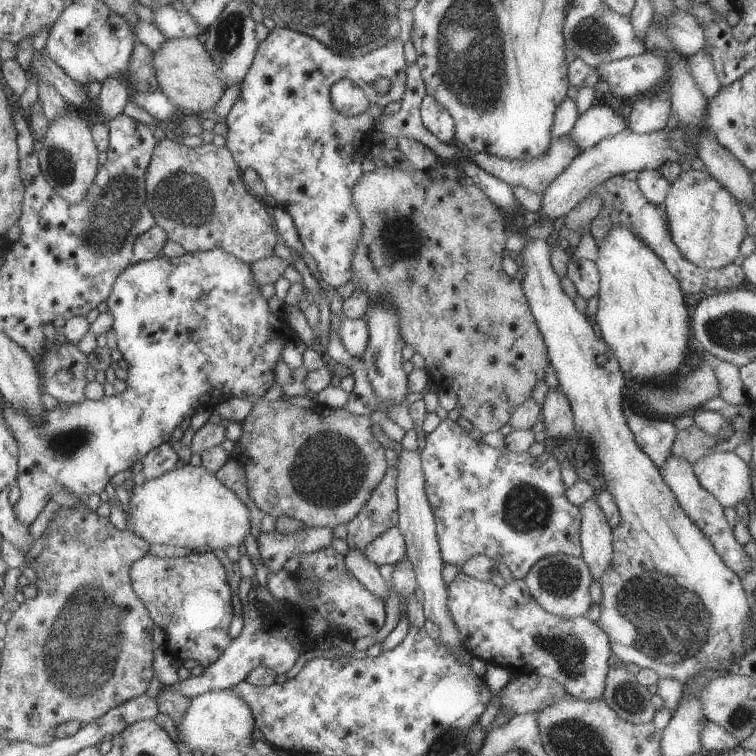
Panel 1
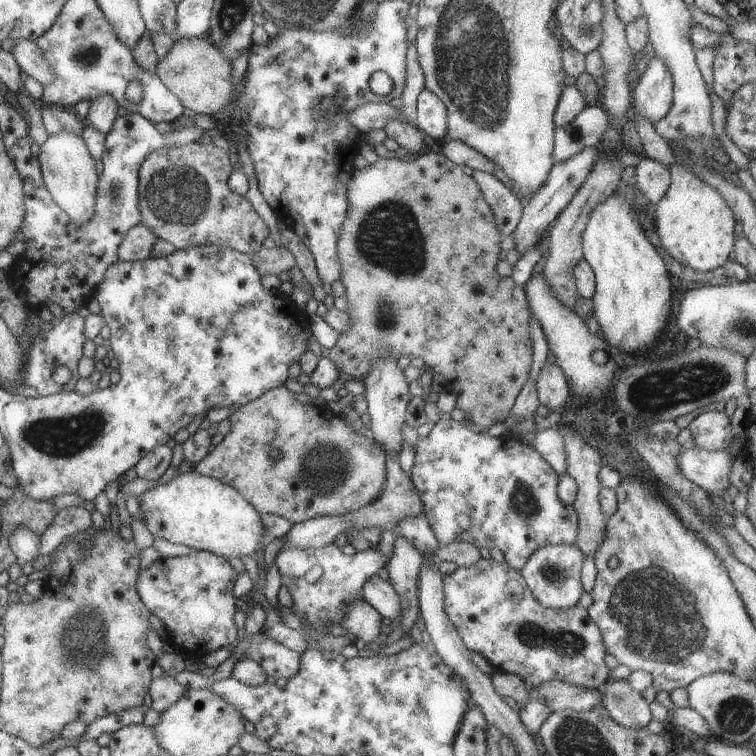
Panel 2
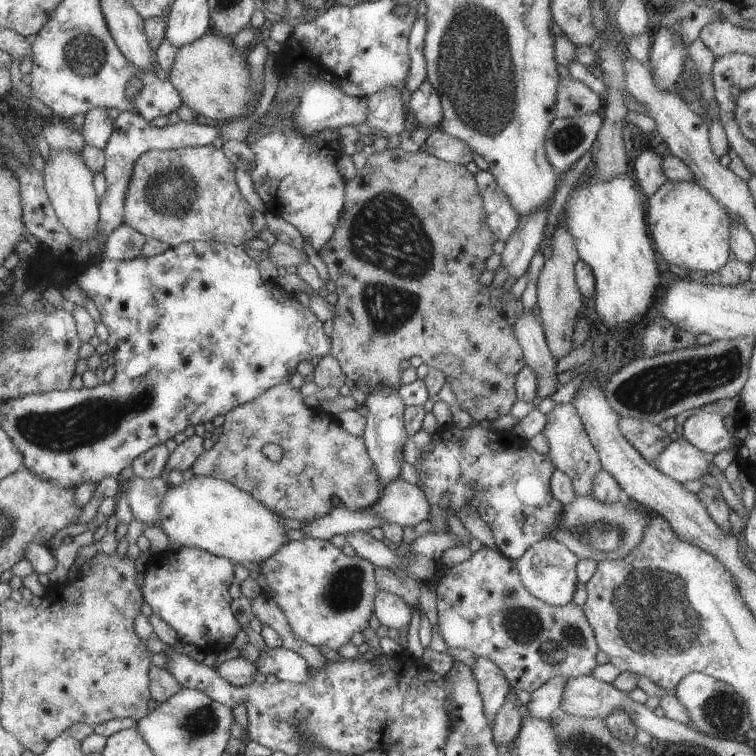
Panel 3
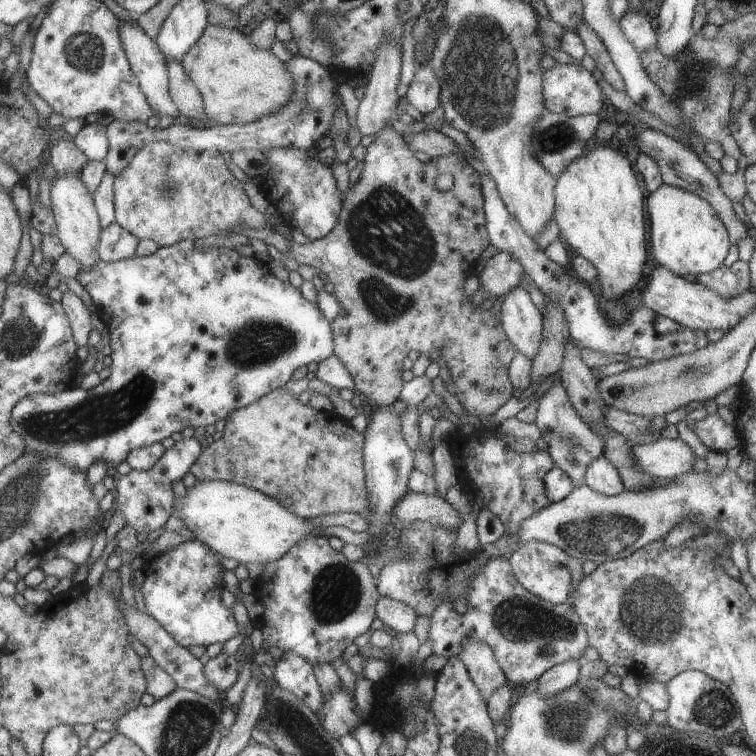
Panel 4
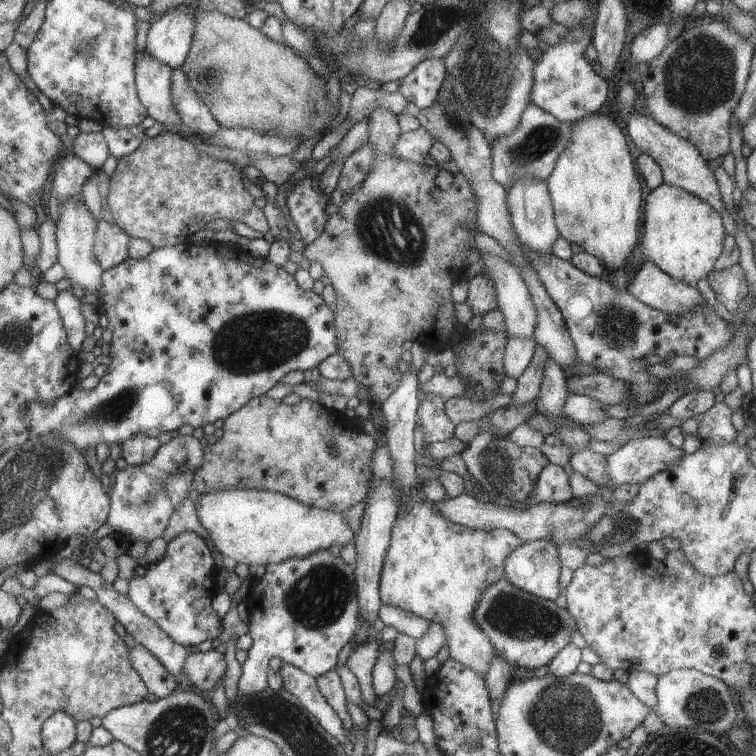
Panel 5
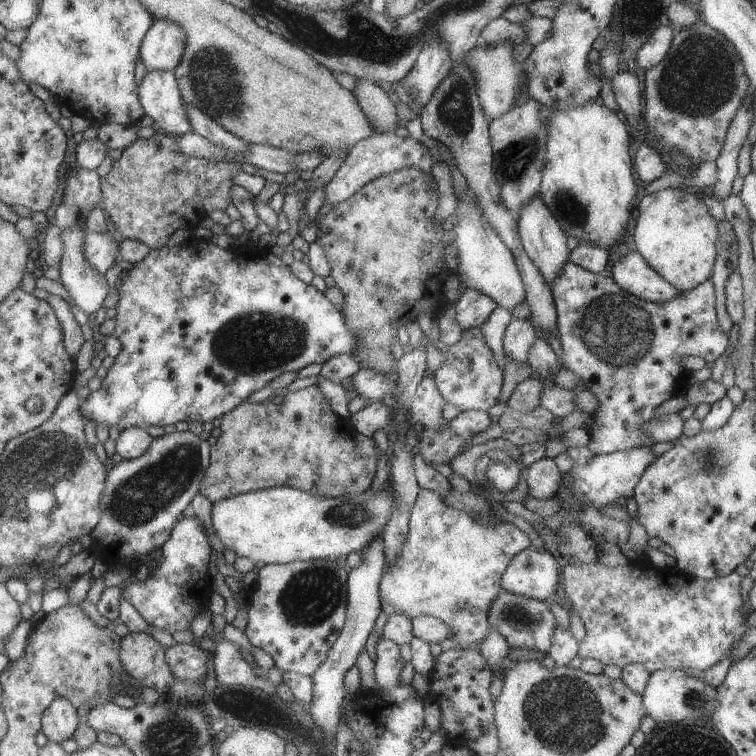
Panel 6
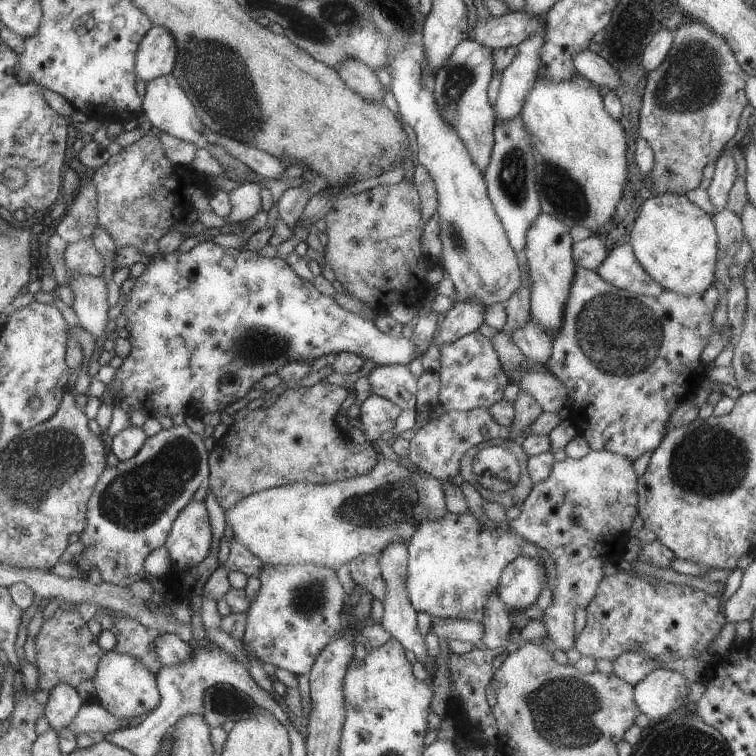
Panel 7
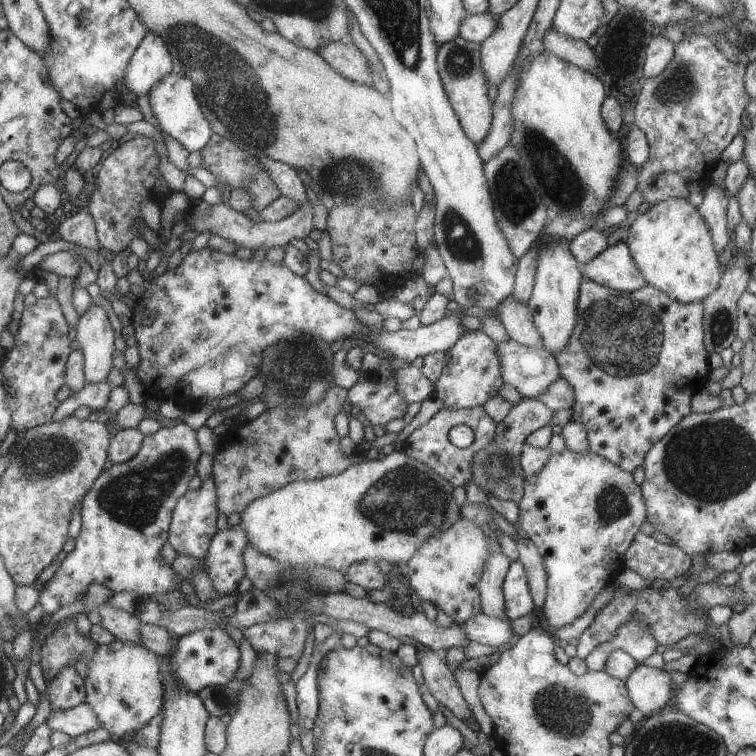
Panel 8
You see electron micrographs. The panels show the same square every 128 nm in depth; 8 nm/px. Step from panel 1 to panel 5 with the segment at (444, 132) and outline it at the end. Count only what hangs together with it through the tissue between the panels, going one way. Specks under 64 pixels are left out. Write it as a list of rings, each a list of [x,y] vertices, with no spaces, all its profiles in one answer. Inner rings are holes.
[[[441,59],[422,60],[401,80],[397,92],[403,103],[412,103],[419,109],[431,106],[437,98],[439,86],[445,78],[445,67]]]

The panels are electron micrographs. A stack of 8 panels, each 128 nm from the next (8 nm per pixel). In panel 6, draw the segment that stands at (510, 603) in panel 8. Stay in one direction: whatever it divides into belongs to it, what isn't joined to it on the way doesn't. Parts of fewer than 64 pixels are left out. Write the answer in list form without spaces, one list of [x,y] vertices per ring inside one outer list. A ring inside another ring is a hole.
[[[529,545],[511,557],[509,564],[506,564],[501,575],[500,585],[501,589],[508,590],[514,595],[526,596],[535,600],[547,600],[555,593],[558,581],[557,574],[560,573],[557,560],[553,558],[547,549],[538,550]]]

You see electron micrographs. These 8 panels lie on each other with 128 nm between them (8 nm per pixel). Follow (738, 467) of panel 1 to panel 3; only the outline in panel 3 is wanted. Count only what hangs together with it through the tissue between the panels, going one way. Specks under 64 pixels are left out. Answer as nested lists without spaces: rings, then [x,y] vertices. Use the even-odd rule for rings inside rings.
[[[678,435],[677,440],[669,442],[651,464],[669,479],[680,484],[709,473],[709,462],[705,454],[696,450],[681,435]]]

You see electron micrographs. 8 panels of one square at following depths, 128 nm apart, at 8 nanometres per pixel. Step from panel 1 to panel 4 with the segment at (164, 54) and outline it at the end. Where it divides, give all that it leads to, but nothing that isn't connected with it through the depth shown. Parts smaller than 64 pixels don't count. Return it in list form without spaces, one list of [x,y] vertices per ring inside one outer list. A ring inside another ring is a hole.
[[[207,24],[197,41],[179,61],[185,77],[197,88],[207,119],[216,125],[245,125],[271,114],[291,100],[293,80],[278,60],[249,42],[249,31]]]

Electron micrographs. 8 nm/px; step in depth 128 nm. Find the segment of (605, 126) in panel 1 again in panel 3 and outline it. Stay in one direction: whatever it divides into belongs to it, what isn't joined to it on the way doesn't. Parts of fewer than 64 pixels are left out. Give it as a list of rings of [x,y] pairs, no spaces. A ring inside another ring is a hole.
[[[599,113],[555,118],[547,126],[543,148],[547,162],[558,177],[590,151],[601,126],[602,116]]]

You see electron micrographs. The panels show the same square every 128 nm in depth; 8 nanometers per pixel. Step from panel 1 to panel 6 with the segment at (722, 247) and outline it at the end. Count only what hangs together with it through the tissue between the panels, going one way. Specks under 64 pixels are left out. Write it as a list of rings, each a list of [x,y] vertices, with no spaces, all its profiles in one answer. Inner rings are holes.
[[[668,187],[646,194],[638,204],[638,212],[633,228],[636,251],[662,279],[672,284],[678,291],[686,292],[710,277],[716,257],[717,221],[702,200],[695,198],[693,191]]]

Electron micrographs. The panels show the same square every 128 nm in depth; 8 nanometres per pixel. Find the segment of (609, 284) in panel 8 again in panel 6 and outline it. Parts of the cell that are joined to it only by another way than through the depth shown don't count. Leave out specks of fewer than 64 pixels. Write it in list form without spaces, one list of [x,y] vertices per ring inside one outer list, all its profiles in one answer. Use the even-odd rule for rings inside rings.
[[[631,251],[616,260],[609,276],[630,295],[650,303],[666,303],[683,294],[662,279],[637,252]]]

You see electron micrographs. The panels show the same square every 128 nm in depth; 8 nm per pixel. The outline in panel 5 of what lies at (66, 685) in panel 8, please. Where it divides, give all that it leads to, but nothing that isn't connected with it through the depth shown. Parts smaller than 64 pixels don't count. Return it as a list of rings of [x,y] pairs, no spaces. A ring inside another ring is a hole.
[[[61,711],[54,712],[45,720],[40,733],[42,746],[50,755],[67,751],[76,741],[75,723],[67,713]]]

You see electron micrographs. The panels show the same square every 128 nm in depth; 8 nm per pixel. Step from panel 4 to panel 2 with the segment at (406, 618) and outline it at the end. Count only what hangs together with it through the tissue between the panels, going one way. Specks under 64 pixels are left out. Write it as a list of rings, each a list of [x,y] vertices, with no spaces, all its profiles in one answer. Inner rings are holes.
[[[377,573],[365,580],[364,586],[361,587],[360,596],[371,604],[382,618],[389,618],[392,623],[401,612],[399,597],[393,590],[391,583],[382,580]]]

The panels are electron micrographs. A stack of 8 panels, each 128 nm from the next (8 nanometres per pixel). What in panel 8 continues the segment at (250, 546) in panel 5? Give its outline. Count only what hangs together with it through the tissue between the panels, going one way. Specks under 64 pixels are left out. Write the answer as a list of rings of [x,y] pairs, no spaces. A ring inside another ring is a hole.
[[[400,449],[381,460],[369,455],[361,462],[347,466],[340,474],[289,483],[263,498],[255,498],[241,512],[240,524],[241,528],[245,528],[247,543],[275,562],[323,566],[342,572],[351,564],[363,560],[385,560],[399,567],[408,563],[413,552],[425,540],[445,532],[461,518],[460,507],[452,498],[453,488],[431,468],[409,458],[404,449]]]

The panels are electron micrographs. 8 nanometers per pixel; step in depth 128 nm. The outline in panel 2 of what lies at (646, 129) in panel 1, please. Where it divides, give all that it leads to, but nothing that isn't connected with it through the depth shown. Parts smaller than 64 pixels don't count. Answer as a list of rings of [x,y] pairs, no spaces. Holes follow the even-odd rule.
[[[654,56],[648,63],[642,64],[642,75],[639,82],[632,88],[634,115],[648,120],[651,124],[661,120],[669,112],[672,101],[672,78],[661,59]]]

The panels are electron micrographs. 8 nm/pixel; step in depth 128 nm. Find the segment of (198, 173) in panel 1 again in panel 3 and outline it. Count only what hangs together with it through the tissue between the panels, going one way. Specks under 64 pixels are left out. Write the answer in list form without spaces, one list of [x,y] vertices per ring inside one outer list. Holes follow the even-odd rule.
[[[218,143],[172,150],[152,149],[135,163],[123,200],[123,225],[131,226],[146,239],[159,240],[167,247],[190,241],[217,242],[247,249],[247,242],[257,238],[266,226],[264,213],[247,204],[235,183],[235,167],[220,150]]]

